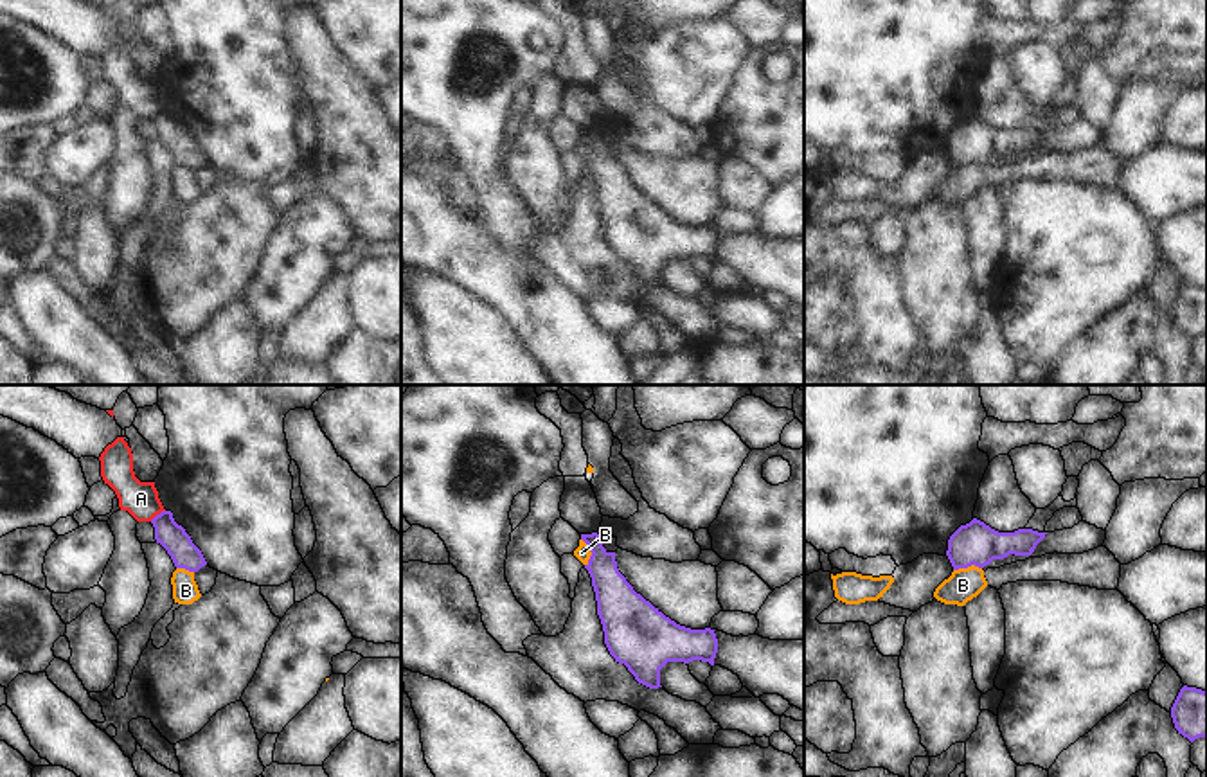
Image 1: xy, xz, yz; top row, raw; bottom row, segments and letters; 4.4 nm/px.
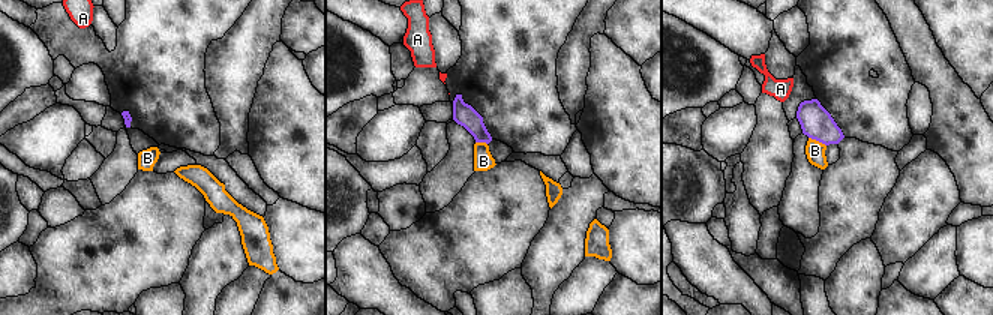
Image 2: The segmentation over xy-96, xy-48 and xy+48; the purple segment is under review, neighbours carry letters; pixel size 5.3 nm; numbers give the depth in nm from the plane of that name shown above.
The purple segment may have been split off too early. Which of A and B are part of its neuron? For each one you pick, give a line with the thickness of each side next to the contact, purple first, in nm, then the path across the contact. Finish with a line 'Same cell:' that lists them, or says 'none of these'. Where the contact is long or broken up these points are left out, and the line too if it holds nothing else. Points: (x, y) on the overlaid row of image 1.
Same cell: none of these.

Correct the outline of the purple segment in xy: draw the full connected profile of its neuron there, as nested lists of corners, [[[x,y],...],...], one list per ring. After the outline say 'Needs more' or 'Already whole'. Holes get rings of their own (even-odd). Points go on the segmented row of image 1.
[[[162,511],[151,523],[156,543],[167,550],[176,568],[198,572],[207,565],[201,550],[192,543],[185,529],[174,522],[171,511]]]. Already whole.

